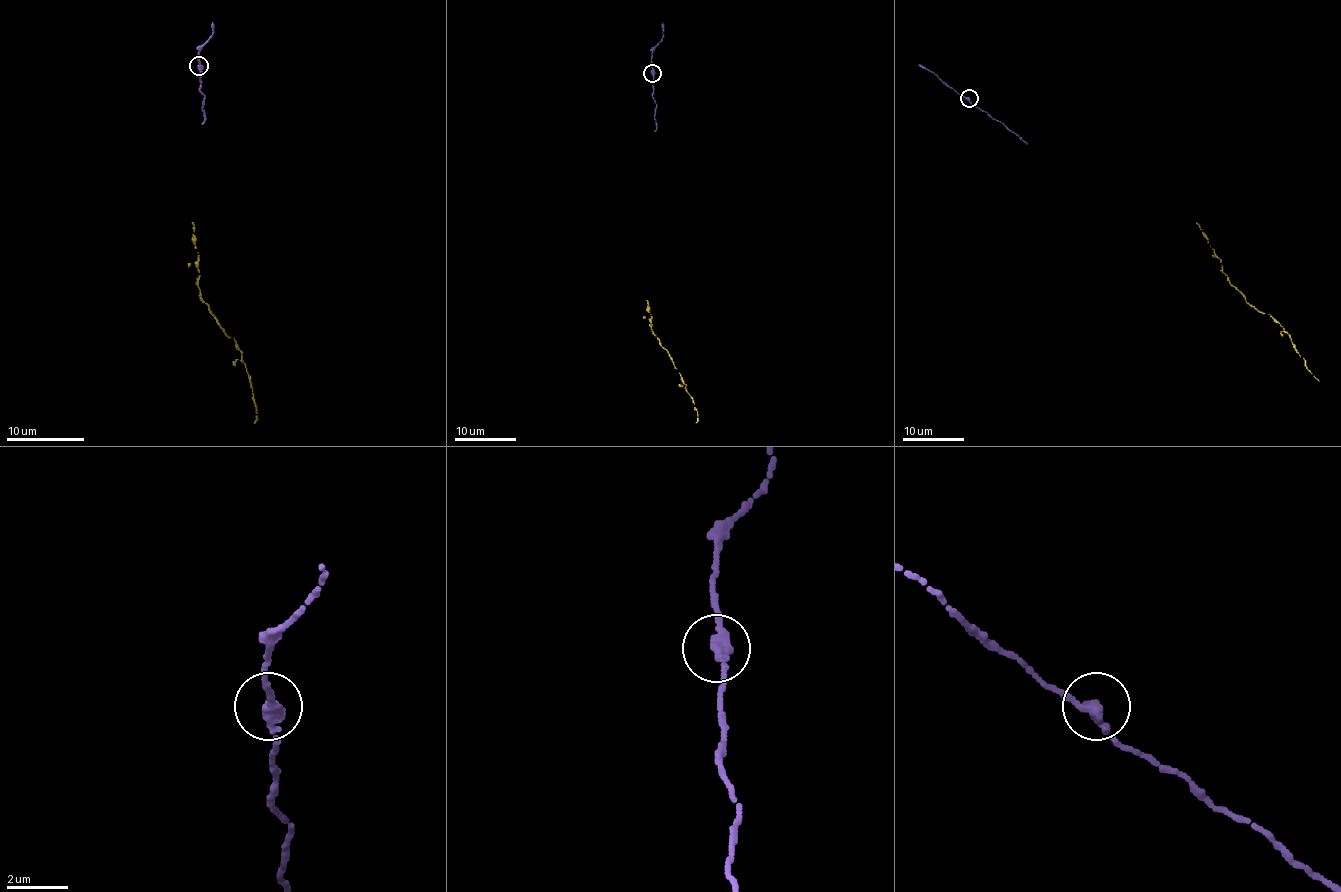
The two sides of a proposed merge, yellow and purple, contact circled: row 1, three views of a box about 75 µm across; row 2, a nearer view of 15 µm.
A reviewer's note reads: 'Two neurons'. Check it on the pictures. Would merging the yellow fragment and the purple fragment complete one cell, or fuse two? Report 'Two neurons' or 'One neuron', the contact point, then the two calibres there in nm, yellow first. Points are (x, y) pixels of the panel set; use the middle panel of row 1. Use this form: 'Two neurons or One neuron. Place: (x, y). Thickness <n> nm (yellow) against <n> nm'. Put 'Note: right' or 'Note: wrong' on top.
Note: wrong
One neuron. Place: (652, 73). Thickness 50 nm (yellow) against 340 nm

